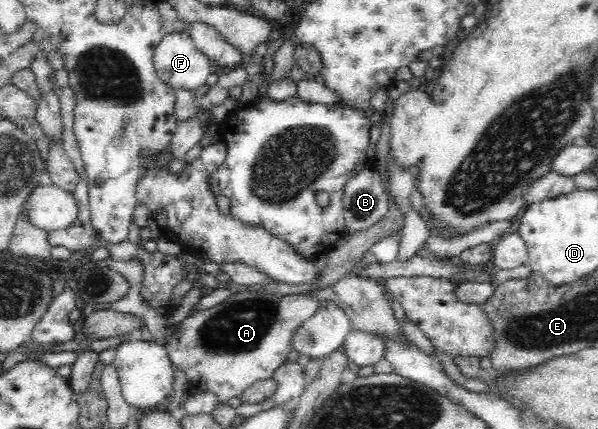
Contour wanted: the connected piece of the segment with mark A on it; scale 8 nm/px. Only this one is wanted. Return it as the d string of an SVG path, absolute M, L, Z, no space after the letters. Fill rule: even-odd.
M236 289L235 293L232 294L226 301L214 305L214 307L209 307L208 309L194 309L190 312L190 315L186 317L180 323L174 331L168 333L168 338L163 347L168 351L170 360L173 365L180 370L186 376L189 382L188 393L198 393L198 392L210 392L216 396L216 400L219 403L226 403L232 397L238 397L240 393L244 392L250 385L253 385L256 381L271 379L274 373L284 365L287 361L288 354L294 349L293 343L293 333L307 320L310 319L314 313L317 311L318 304L320 300L316 300L306 296L306 294L288 294L288 295L276 295L275 293L268 293L261 289Z

